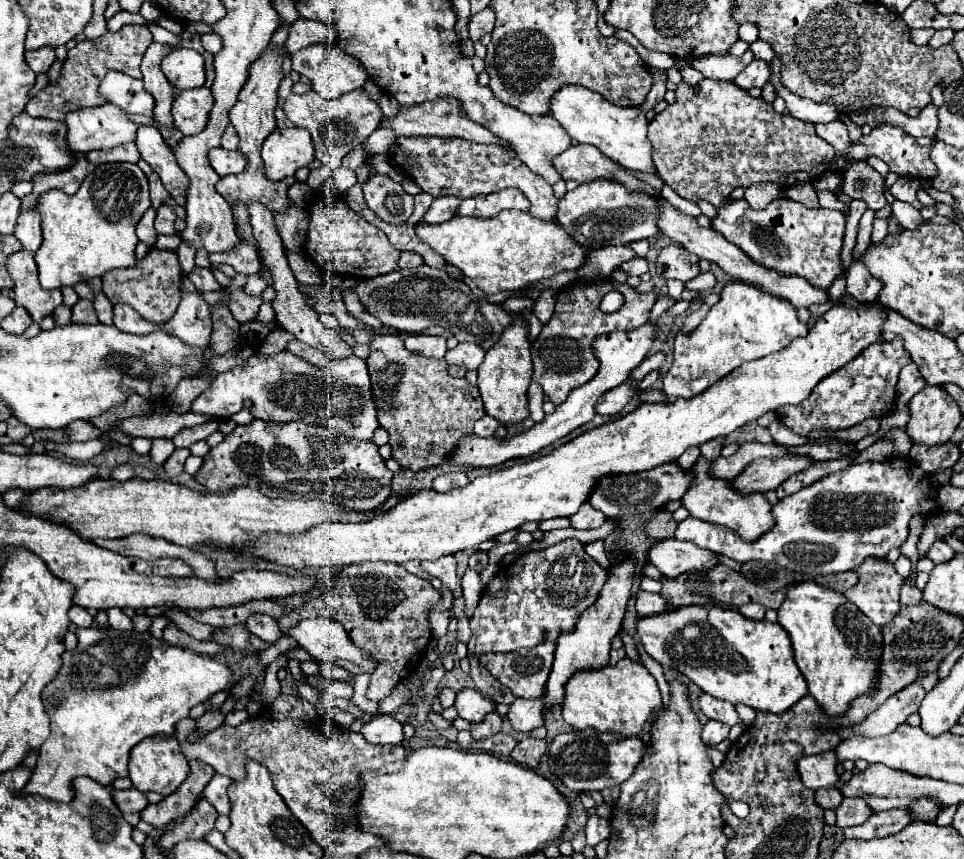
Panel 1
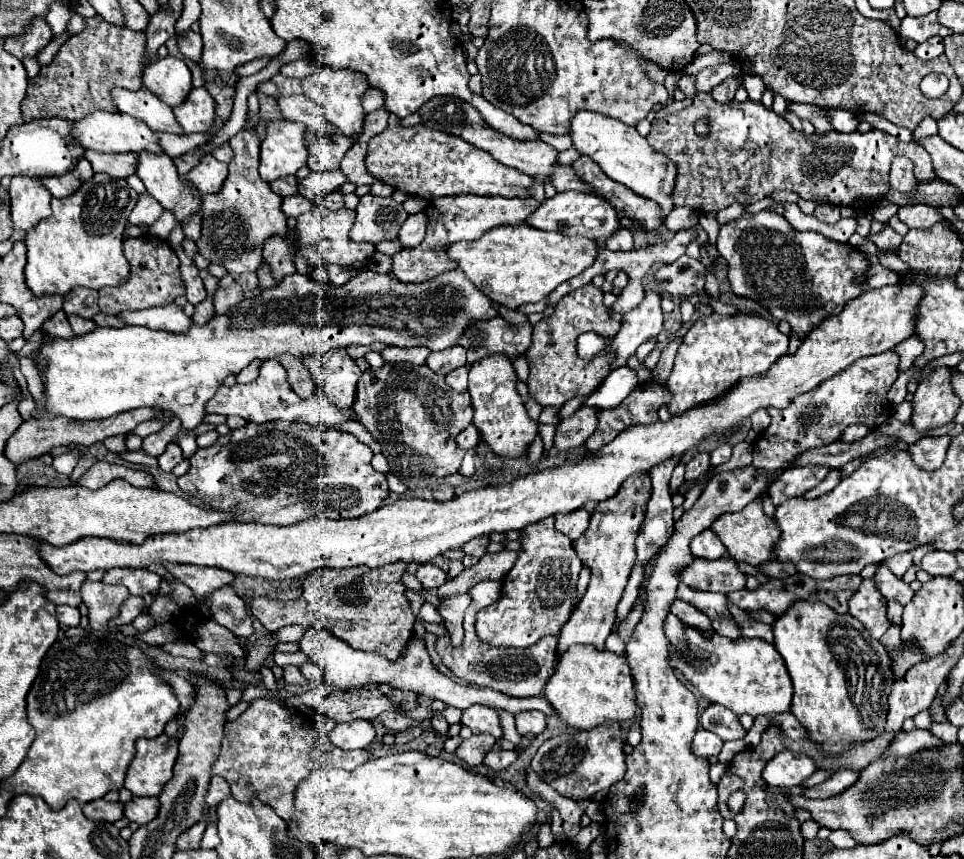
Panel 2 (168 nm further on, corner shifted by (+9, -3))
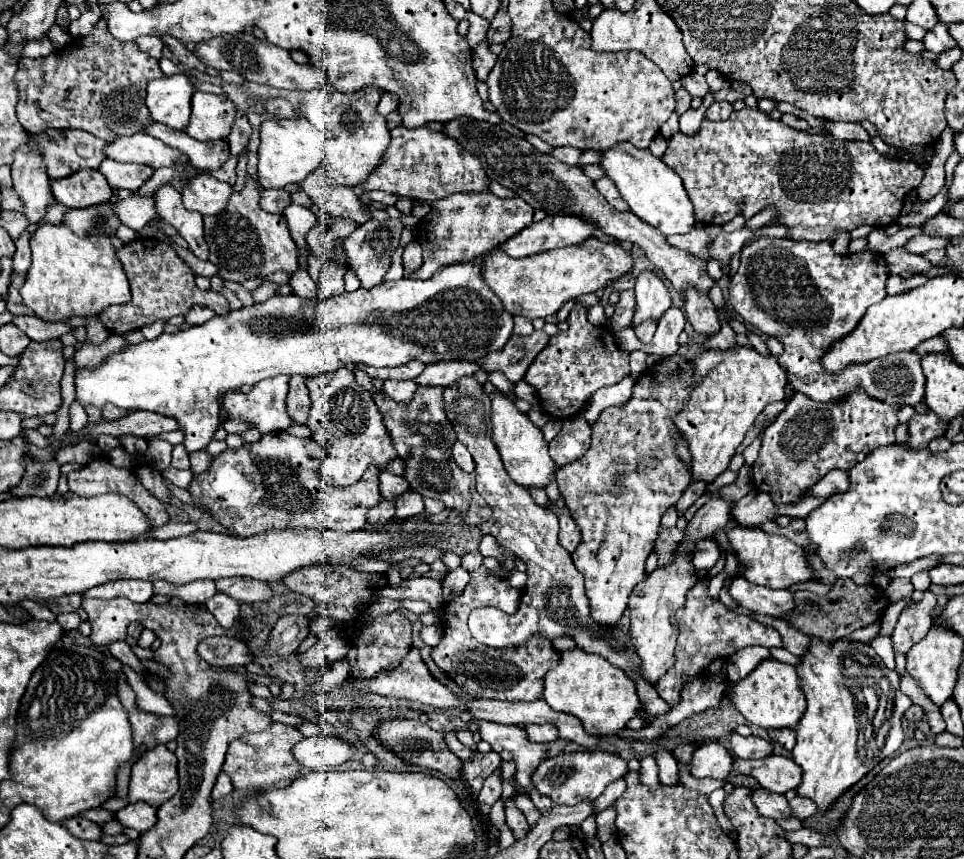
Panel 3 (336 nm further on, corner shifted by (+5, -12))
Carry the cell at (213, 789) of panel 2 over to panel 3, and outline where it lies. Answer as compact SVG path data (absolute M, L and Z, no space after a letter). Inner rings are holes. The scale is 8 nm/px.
M221 772L219 778L217 778L217 784L215 784L215 788L213 788L213 800L221 800L221 798L225 798L227 794L231 794L231 790L233 790L233 786L231 786L229 776Z

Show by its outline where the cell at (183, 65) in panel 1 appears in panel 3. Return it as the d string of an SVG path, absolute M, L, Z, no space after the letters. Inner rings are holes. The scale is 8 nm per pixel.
M185 74L163 76L147 84L147 108L155 122L183 130L191 116L193 84Z

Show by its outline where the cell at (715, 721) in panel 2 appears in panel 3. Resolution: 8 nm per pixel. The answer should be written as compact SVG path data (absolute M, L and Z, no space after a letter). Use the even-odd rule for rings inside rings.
M735 730L729 738L729 748L733 756L737 758L765 758L773 752L771 742L759 738L759 736L741 736Z

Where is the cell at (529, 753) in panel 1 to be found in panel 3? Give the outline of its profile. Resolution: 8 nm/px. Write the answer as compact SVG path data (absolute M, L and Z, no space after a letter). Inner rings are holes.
M497 768L493 774L487 776L477 800L491 806L491 804L495 804L499 800L499 796L501 796L501 770Z

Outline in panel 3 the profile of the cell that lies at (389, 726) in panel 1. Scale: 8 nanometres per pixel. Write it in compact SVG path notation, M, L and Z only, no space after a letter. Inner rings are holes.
M311 736L293 748L295 758L309 770L333 770L335 766L355 758L357 748L345 738Z

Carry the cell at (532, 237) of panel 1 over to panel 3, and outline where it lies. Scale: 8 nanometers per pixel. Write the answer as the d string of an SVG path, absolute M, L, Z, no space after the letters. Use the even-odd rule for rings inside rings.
M587 238L583 244L555 248L549 252L511 258L501 248L483 254L481 278L501 298L511 316L525 316L529 320L557 314L557 310L581 294L595 292L609 286L633 268L633 256L619 244L607 244L597 238Z

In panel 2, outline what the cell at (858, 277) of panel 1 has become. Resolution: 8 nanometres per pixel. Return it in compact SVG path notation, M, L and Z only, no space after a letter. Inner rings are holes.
M873 265L867 273L867 283L863 285L863 289L879 289L879 287L885 287L885 285L895 285L899 283L901 277L899 273L883 267L883 265Z

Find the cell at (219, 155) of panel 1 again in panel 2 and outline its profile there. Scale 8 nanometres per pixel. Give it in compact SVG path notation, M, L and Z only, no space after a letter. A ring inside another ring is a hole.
M205 155L185 177L199 193L219 193L227 177L227 165L217 161L213 155Z

